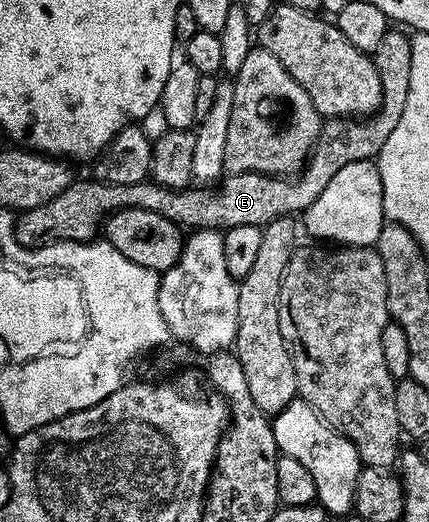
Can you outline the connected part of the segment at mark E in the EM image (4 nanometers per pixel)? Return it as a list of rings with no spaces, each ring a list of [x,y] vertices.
[[[388,30],[372,54],[376,74],[380,74],[380,106],[365,118],[332,116],[323,119],[318,140],[297,174],[287,178],[270,176],[266,172],[235,172],[227,175],[217,187],[191,186],[179,189],[165,188],[153,182],[116,186],[93,178],[78,178],[68,190],[64,190],[64,194],[52,198],[52,202],[44,202],[44,206],[36,206],[17,217],[16,235],[19,244],[33,250],[61,240],[86,242],[82,240],[92,239],[97,232],[99,235],[111,212],[119,212],[122,208],[139,208],[145,212],[164,214],[164,218],[173,224],[190,230],[241,230],[244,226],[263,229],[274,220],[293,217],[293,212],[305,213],[306,208],[312,206],[316,198],[320,198],[328,182],[332,182],[333,176],[342,167],[349,166],[351,162],[373,161],[380,154],[384,142],[388,142],[388,134],[396,130],[404,115],[404,105],[408,103],[408,85],[412,79],[410,36],[402,32]]]

